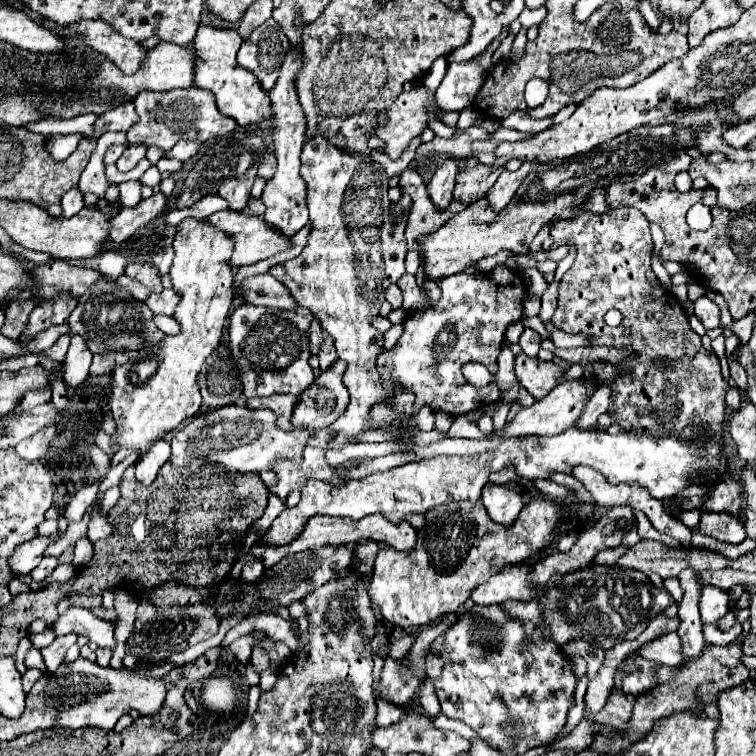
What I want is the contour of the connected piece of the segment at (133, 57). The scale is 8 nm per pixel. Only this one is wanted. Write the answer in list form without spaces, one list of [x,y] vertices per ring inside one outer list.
[[[82,20],[68,24],[68,30],[82,36],[94,52],[108,56],[126,74],[136,72],[138,64],[142,64],[142,56],[146,54],[146,50],[136,40],[124,38],[102,20]]]

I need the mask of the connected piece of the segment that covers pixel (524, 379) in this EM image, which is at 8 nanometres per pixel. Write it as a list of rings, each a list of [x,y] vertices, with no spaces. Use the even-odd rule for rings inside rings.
[[[524,352],[516,354],[514,374],[520,380],[520,384],[532,396],[536,396],[536,400],[544,398],[556,386],[556,380],[562,376],[560,368],[554,362],[542,362],[538,358],[526,356]]]

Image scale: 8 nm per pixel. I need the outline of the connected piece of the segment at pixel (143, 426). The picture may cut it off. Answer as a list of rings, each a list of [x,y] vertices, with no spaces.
[[[184,220],[178,224],[170,280],[174,292],[180,296],[180,304],[174,312],[174,318],[180,324],[180,334],[164,336],[160,344],[150,348],[154,368],[150,368],[150,360],[138,362],[136,358],[114,368],[114,384],[108,400],[116,422],[116,432],[110,438],[114,446],[112,454],[122,448],[132,448],[144,456],[156,440],[162,440],[168,432],[180,426],[180,422],[198,414],[202,396],[196,378],[222,338],[234,298],[234,276],[228,264],[234,242],[228,238],[230,236],[222,236],[222,232],[210,228],[210,224],[202,220]]]

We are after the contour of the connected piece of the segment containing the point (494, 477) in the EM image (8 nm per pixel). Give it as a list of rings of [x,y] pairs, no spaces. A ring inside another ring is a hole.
[[[506,468],[506,470],[502,470],[502,472],[492,472],[490,474],[490,478],[488,478],[488,482],[490,484],[508,484],[508,482],[512,482],[516,478],[516,472],[514,472],[514,468]]]

